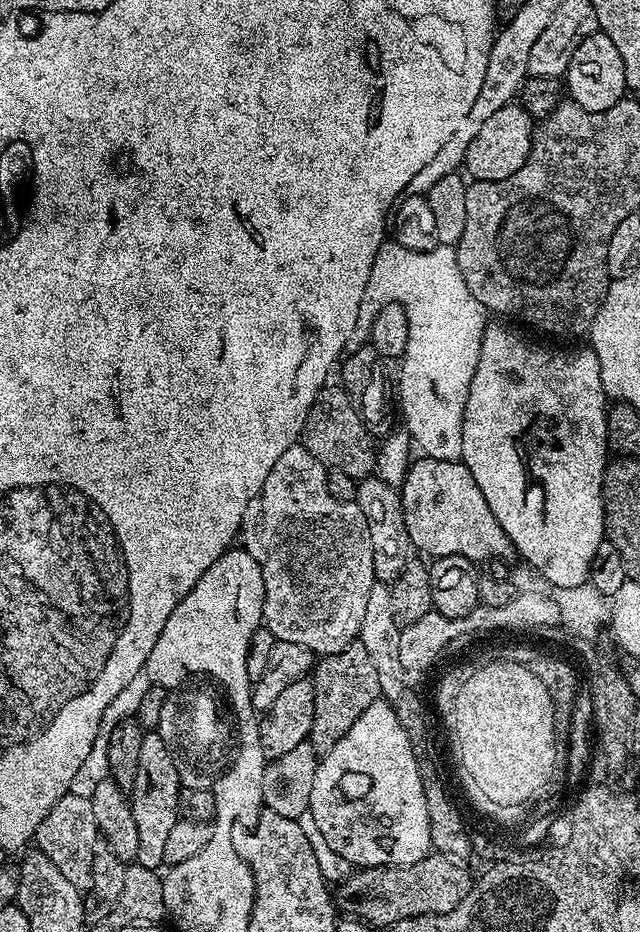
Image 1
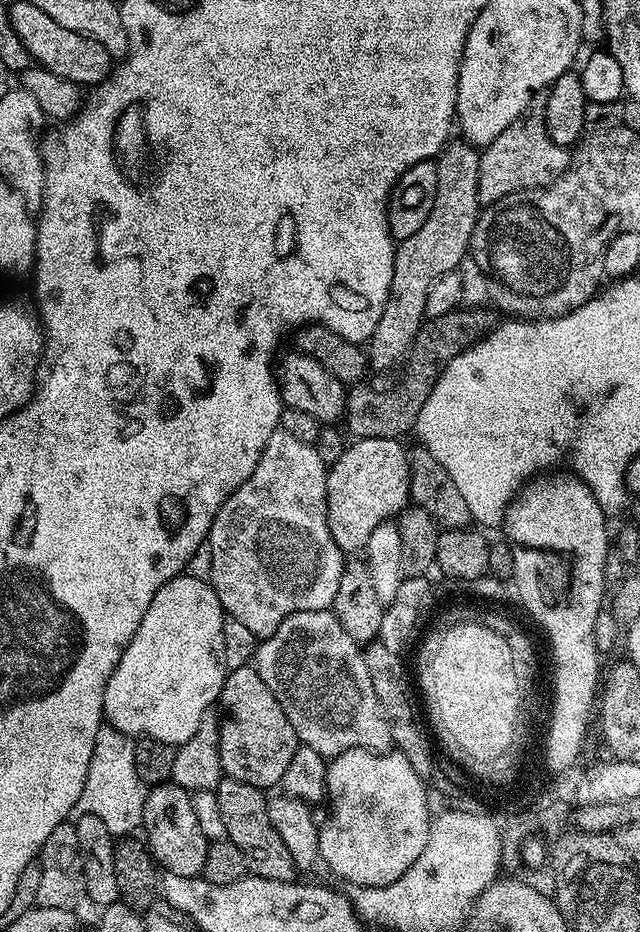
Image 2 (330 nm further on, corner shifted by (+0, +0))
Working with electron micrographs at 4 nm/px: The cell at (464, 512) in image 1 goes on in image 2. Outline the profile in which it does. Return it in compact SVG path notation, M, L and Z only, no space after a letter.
M362 438L353 439L345 447L342 458L328 468L326 494L328 495L328 525L334 542L346 554L359 553L366 546L370 534L377 526L399 517L410 504L410 466L409 449L400 445L399 439Z

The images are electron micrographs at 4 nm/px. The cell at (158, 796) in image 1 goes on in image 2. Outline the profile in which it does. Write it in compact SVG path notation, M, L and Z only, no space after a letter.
M173 782L149 787L144 803L142 832L145 832L146 847L153 860L165 873L173 876L198 876L203 873L210 842L206 834L202 834L202 826L198 826L191 791Z

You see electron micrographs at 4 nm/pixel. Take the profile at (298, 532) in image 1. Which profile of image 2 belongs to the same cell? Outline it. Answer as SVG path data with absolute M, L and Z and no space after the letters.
M277 430L270 438L270 442L266 442L266 450L262 450L262 458L258 458L258 466L254 466L254 474L250 474L250 478L246 478L246 482L242 482L242 486L238 486L238 490L234 490L234 494L230 494L230 498L226 498L226 502L218 510L218 514L210 526L206 544L213 555L210 577L212 589L218 594L218 602L222 602L225 613L231 619L242 622L242 626L247 626L258 638L274 634L274 630L278 630L280 623L295 612L322 610L323 608L331 609L334 598L338 594L338 582L342 582L342 570L346 563L346 553L338 547L330 534L328 495L326 494L327 481L328 468L322 462L322 458L318 458L318 450L315 444L298 442L298 439L294 438L293 435L283 430Z

